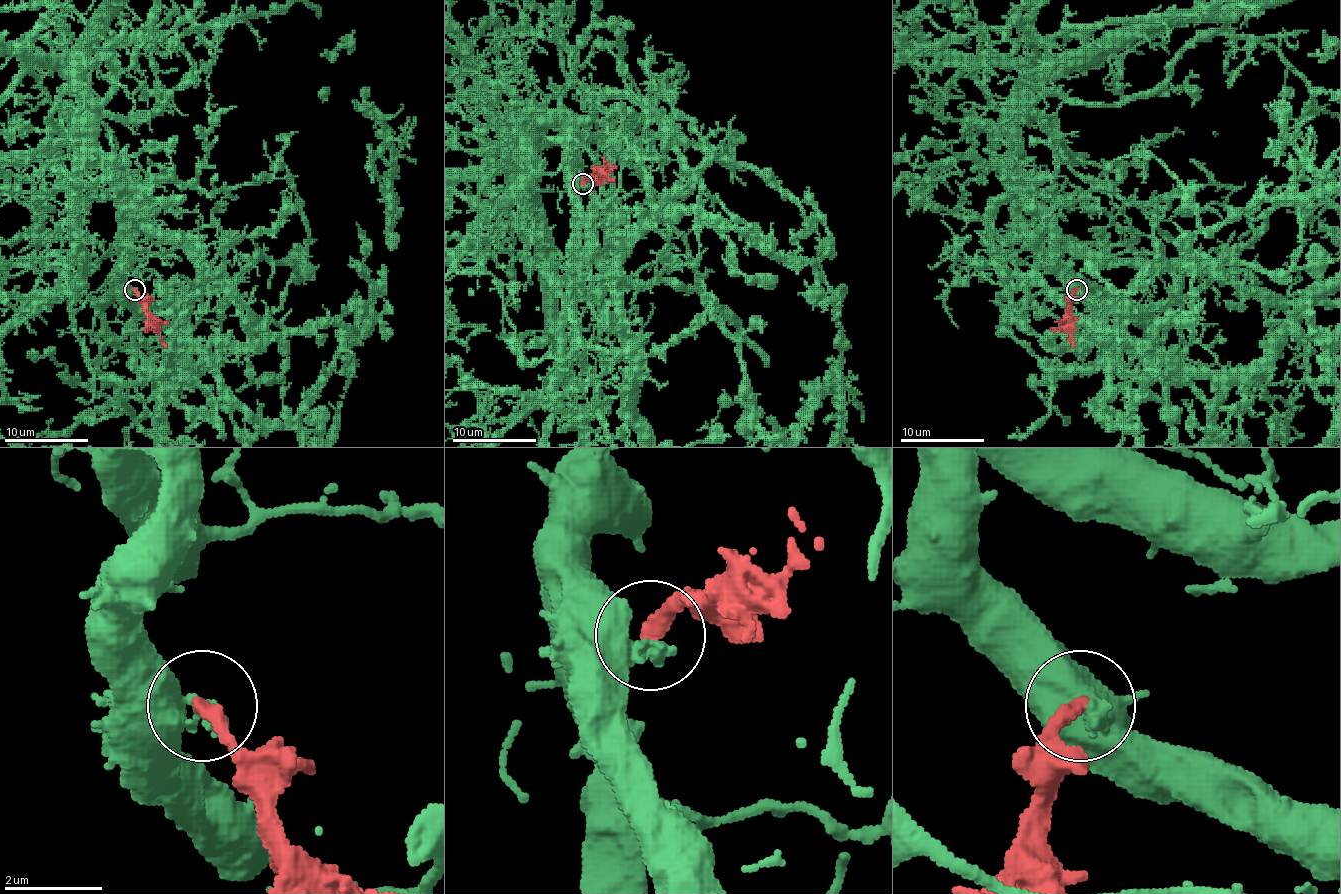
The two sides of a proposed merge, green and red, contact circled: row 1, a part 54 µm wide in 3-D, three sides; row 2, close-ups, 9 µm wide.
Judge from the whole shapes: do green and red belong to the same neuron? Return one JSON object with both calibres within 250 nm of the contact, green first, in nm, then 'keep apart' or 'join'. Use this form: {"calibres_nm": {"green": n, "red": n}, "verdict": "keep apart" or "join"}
{"calibres_nm": {"green": 550, "red": 320}, "verdict": "keep apart"}

